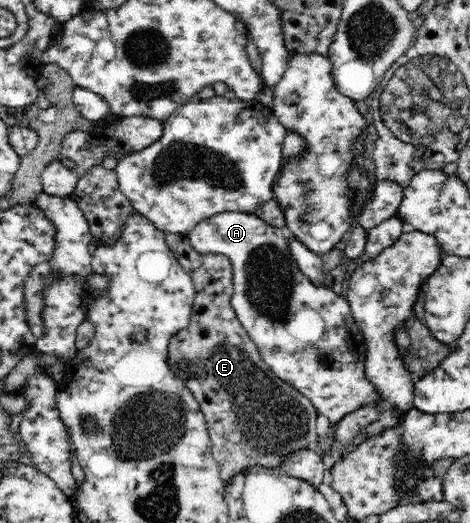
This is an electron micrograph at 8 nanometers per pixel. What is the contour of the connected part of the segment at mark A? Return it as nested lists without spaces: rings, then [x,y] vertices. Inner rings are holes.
[[[221,212],[202,220],[187,235],[197,252],[219,253],[229,258],[234,272],[231,308],[256,344],[265,364],[281,380],[306,396],[318,414],[323,414],[335,424],[353,411],[363,406],[374,406],[380,401],[381,394],[367,380],[364,371],[366,344],[359,325],[351,316],[350,304],[345,297],[327,286],[315,284],[301,272],[289,250],[286,229],[267,224],[254,213]]]

